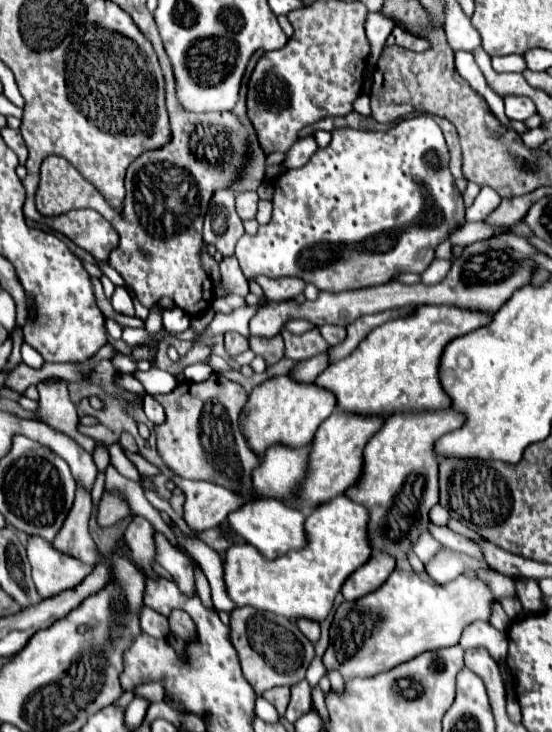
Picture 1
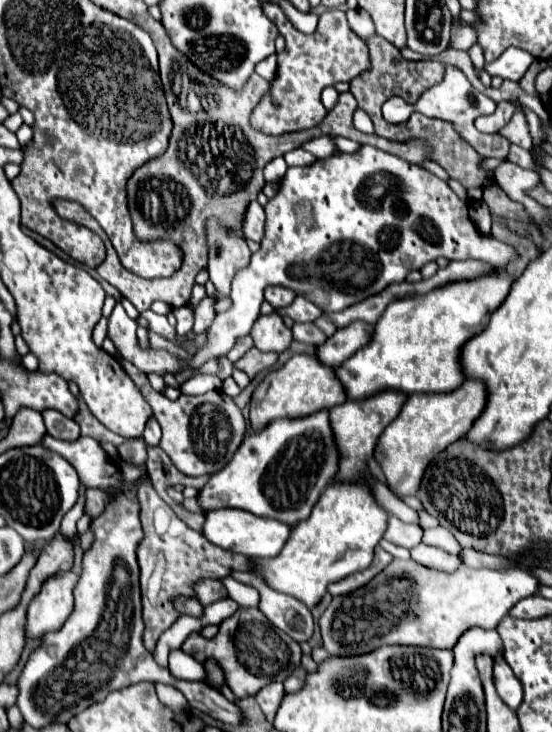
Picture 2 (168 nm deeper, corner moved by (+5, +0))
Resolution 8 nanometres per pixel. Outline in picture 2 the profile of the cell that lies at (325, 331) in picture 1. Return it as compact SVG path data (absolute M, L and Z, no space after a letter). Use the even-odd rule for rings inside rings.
M295 323L291 327L291 331L293 331L293 339L313 345L313 347L325 343L325 339L327 339L327 335L321 329L317 329L313 323Z

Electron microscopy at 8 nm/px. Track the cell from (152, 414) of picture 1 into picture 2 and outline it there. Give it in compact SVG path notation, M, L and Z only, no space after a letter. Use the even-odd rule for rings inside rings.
M151 417L151 419L147 421L147 427L145 427L143 437L145 437L145 441L147 441L149 445L157 445L157 443L159 443L159 439L161 439L161 427L159 427L159 423L157 423L155 417Z

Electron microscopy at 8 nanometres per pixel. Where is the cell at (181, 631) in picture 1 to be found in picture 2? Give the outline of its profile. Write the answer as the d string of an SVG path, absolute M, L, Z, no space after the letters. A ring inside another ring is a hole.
M239 607L233 617L221 623L219 633L213 639L205 639L201 633L193 631L181 649L195 657L199 663L213 657L225 671L225 681L239 699L257 695L265 685L285 681L291 673L301 669L299 643L285 631L279 631L259 607Z

